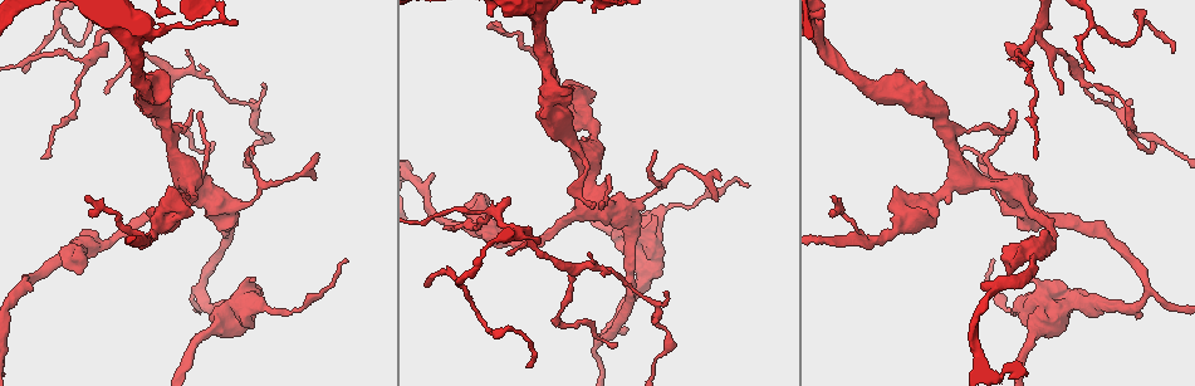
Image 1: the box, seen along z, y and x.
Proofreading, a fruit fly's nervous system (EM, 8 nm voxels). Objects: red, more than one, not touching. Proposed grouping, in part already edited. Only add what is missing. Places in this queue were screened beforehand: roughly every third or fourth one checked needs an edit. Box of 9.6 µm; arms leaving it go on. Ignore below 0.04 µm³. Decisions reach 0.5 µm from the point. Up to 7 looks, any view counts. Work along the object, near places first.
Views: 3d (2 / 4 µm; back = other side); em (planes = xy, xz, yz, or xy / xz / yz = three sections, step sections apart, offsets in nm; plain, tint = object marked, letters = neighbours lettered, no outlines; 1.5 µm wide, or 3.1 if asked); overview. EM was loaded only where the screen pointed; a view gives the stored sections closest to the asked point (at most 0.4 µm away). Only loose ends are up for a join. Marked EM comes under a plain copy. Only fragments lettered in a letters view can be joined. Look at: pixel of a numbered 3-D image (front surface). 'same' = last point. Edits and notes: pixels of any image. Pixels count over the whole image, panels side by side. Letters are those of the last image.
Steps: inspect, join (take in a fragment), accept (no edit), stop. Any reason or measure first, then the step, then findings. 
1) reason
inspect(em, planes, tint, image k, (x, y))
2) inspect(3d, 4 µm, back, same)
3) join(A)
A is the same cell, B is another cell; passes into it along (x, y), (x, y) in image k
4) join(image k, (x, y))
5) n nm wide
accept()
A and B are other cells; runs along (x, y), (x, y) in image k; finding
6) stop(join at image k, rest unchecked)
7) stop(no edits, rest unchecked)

inspect(em, planes, letters, image 1, (1174, 53))

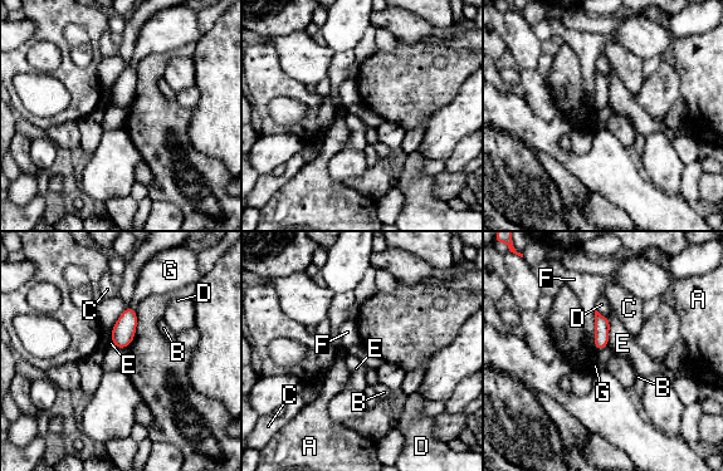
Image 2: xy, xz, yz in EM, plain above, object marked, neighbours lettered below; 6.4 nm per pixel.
100 nm wide
accept()
A, B, C, D, E, F and G are other cells; none of them fits

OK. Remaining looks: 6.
an open end
inspect(3d, 4 µm, image 1, (254, 279))

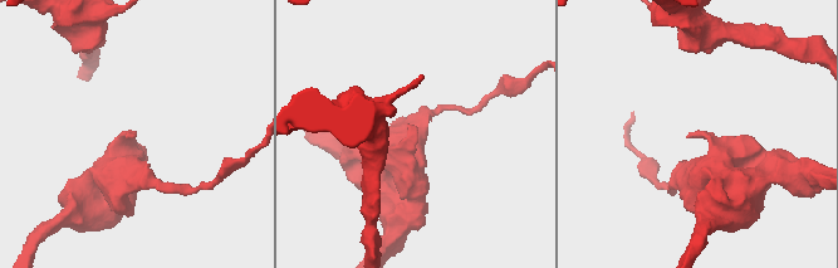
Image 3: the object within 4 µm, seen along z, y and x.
inspect(em, xz, step 4, letters, image 3, (414, 127))

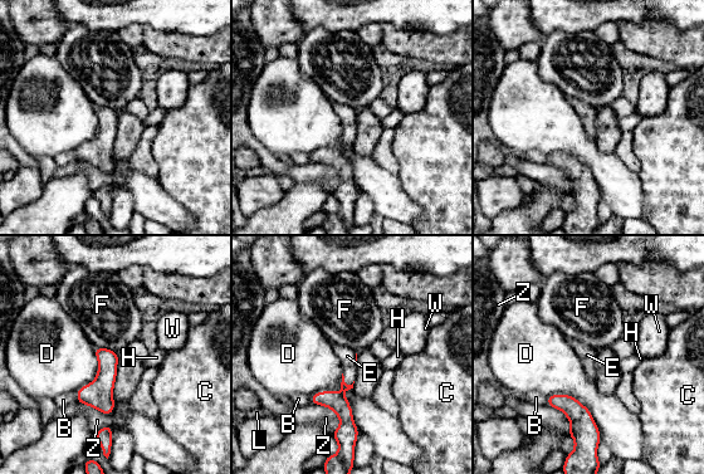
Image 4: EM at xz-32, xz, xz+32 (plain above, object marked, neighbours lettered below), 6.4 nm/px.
join(E)
E is the same cell, B, C, D, F, H, L, W and Z are other cells; it goes on there

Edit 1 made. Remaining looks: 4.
tapers out
inspect(3d, 2 µm, image 1, (264, 83))

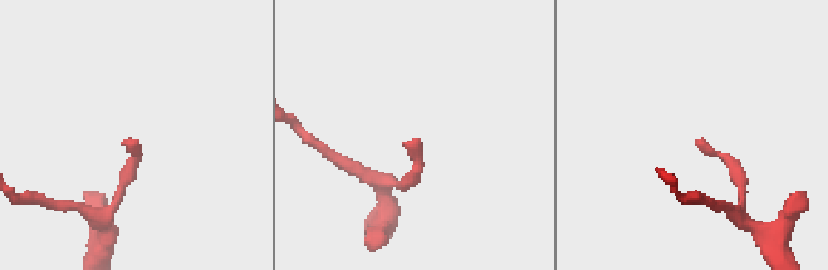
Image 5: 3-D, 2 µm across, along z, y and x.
shape alone is not enough
inspect(em, planes, letters, image 5, (697, 142))

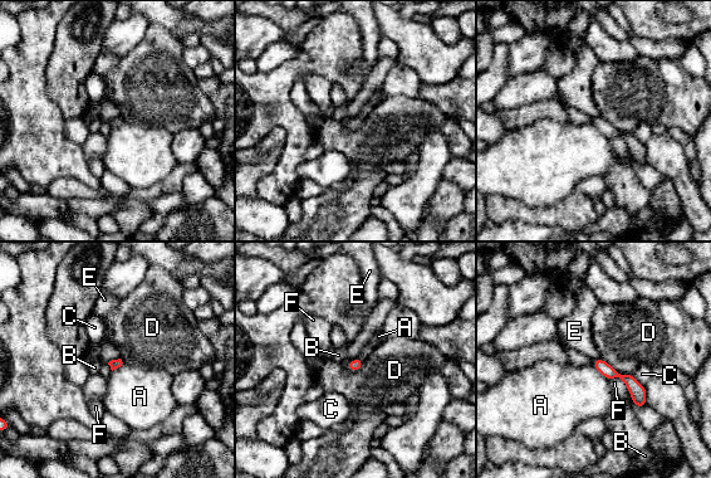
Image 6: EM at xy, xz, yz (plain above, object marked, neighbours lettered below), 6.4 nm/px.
D touches over 240 nm
accept()
A, B, C, D, E and F are other cells; runs along (596, 362), (623, 376), (642, 403) in image 6; no lettered fragment goes on from it

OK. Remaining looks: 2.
stop(join at image 4, rest unchecked)

